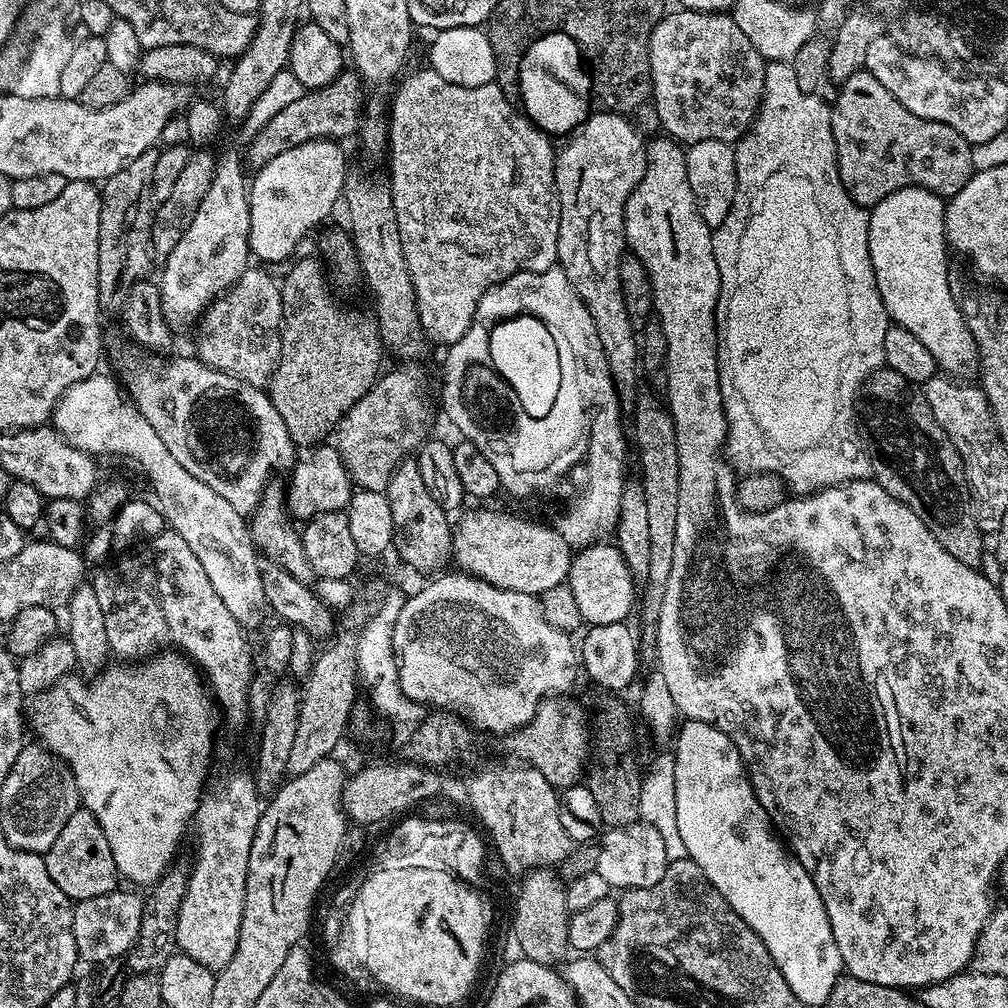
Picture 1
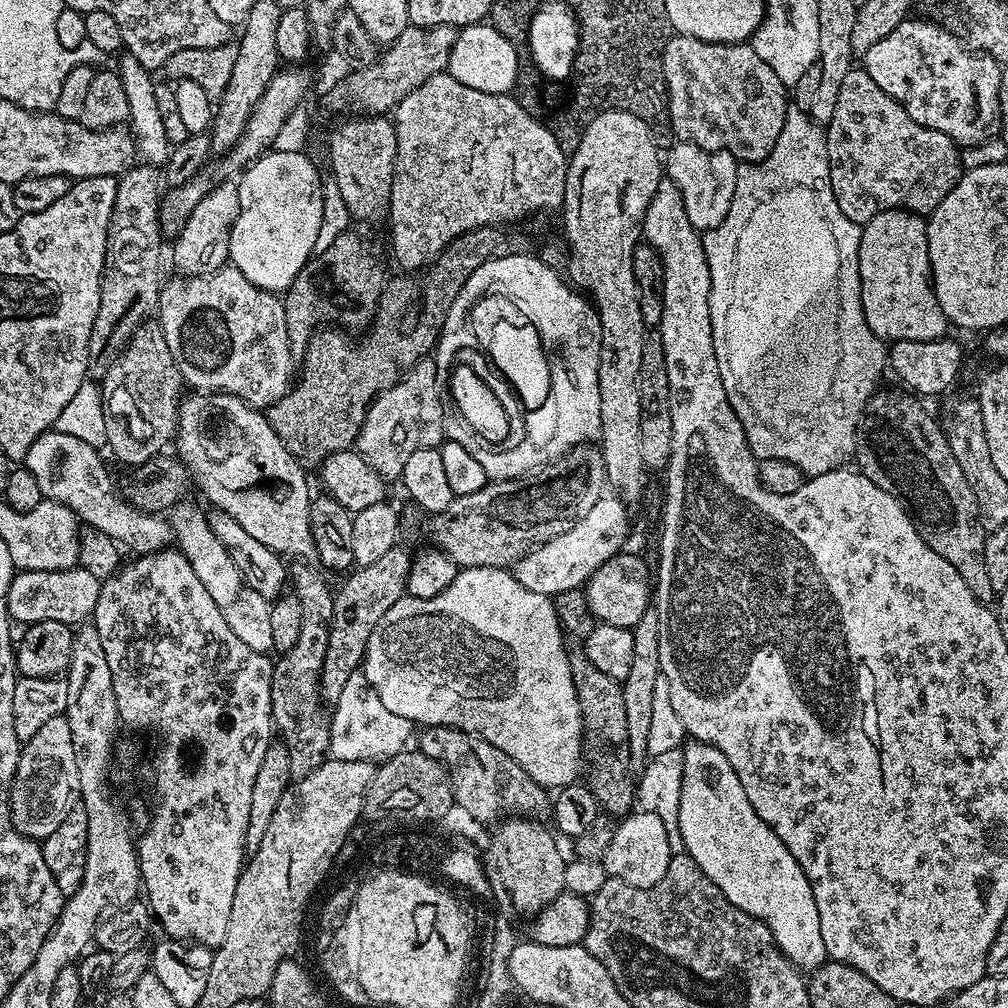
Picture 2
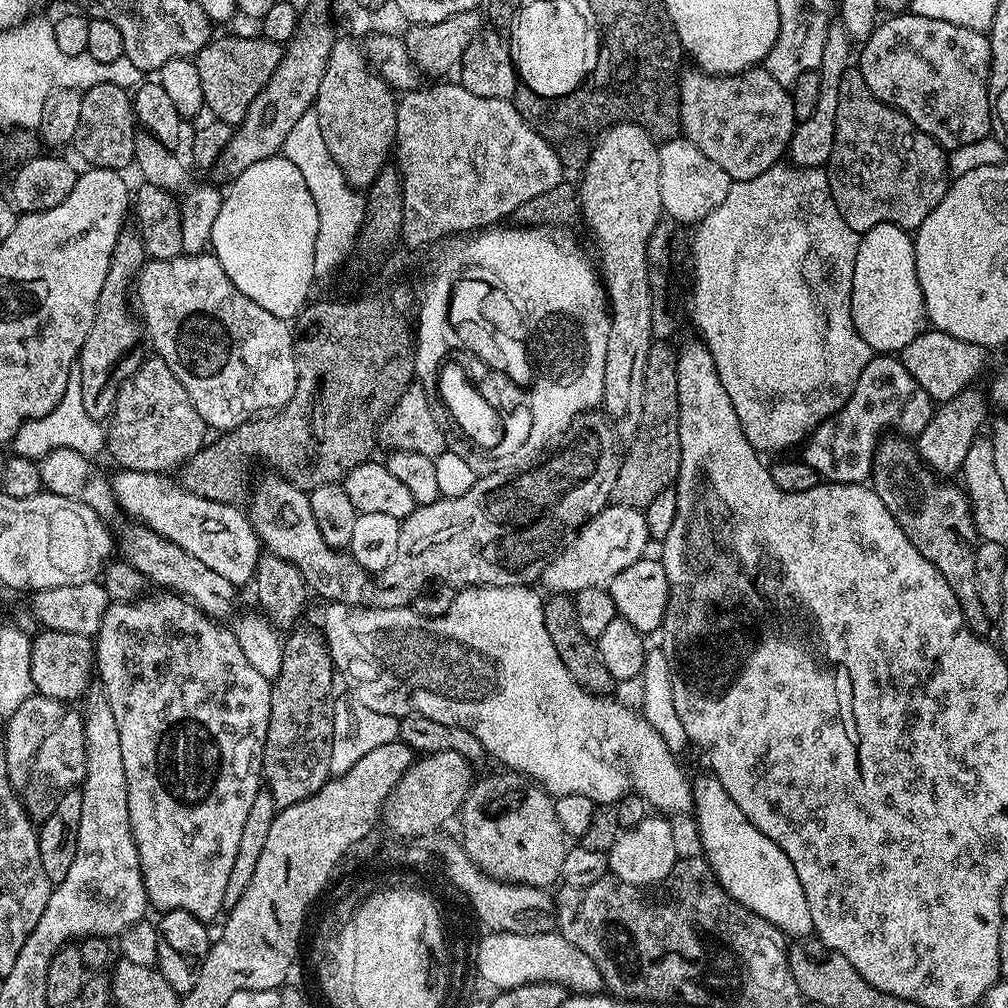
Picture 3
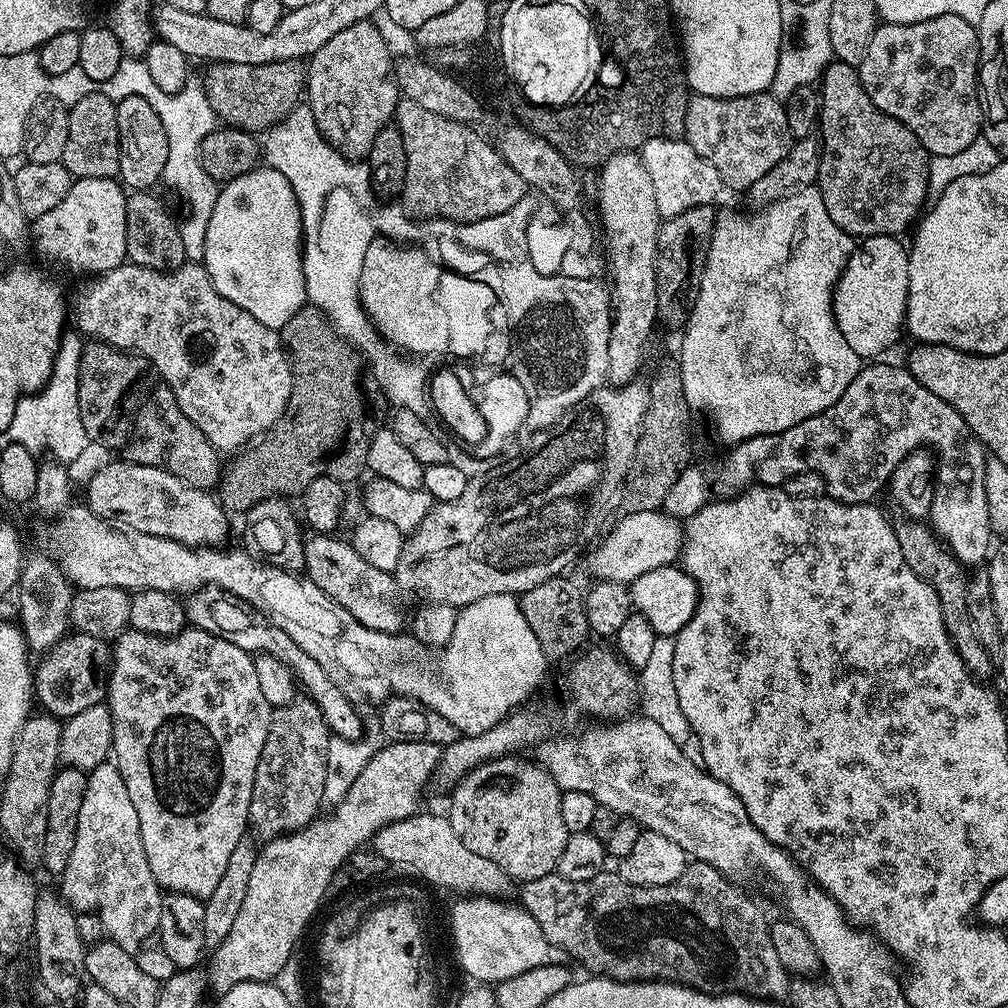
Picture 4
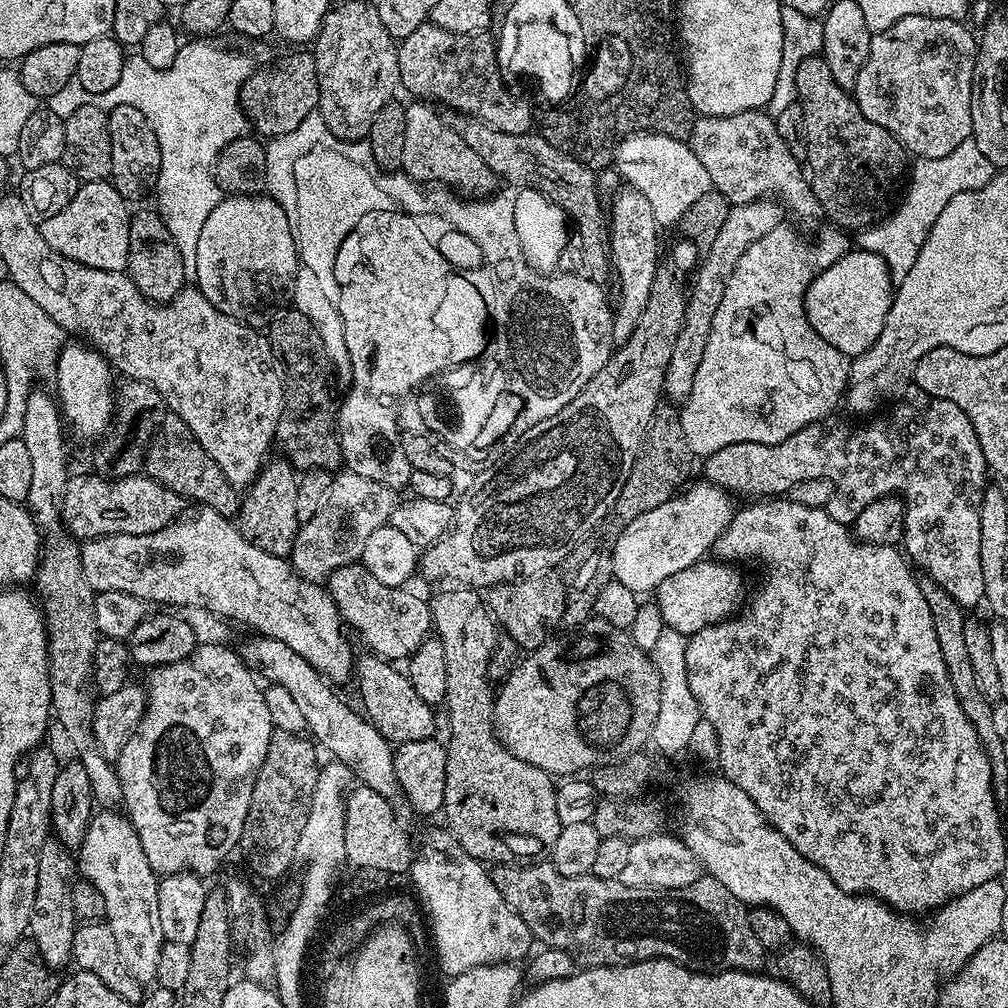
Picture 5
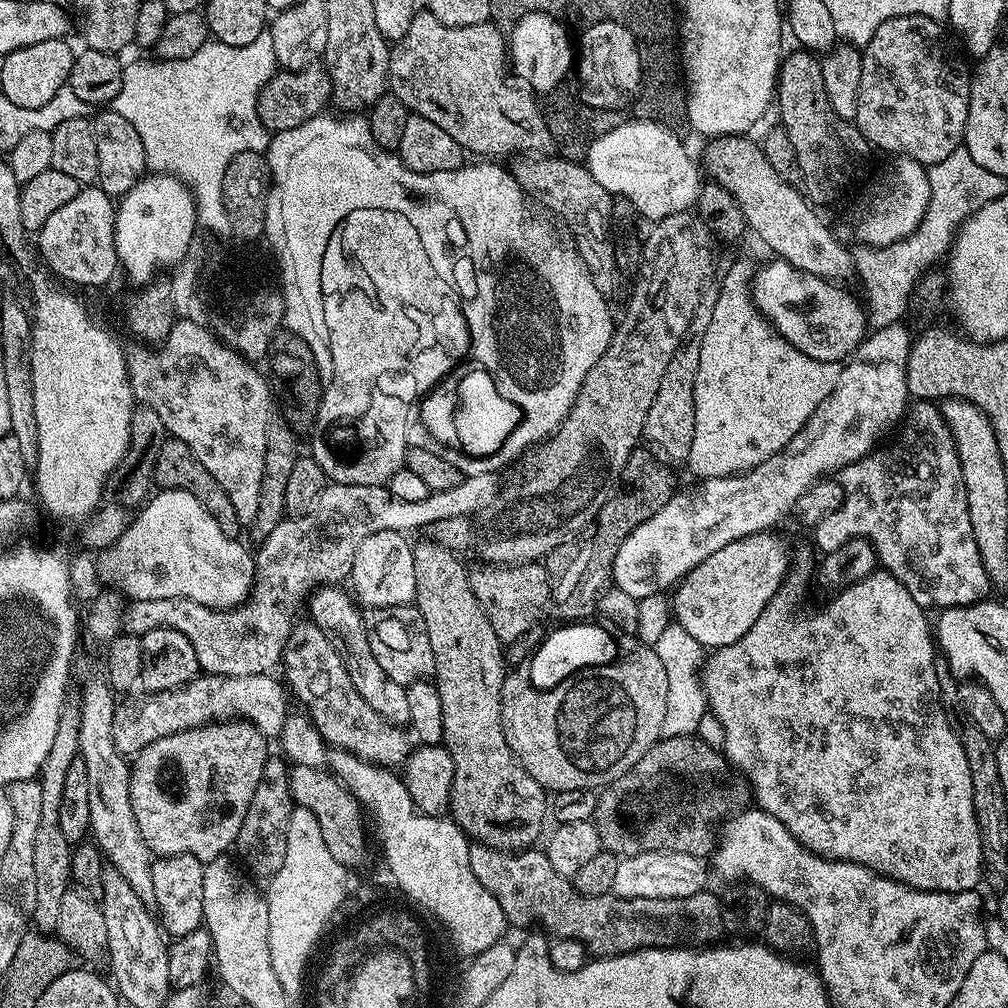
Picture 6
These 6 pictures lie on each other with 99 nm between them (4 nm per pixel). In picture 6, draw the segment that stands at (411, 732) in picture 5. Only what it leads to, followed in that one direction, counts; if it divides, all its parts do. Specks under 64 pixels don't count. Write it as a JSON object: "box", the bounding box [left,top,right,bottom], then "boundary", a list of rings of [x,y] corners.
{"box":[308,586,410,725],"boundary":[[[320,586],[313,591],[316,593],[308,600],[308,612],[312,615],[311,623],[321,628],[336,647],[342,671],[350,674],[354,690],[358,690],[358,694],[362,694],[362,698],[366,698],[366,702],[370,702],[370,706],[374,706],[374,710],[378,710],[378,714],[391,724],[407,725],[410,718],[408,688],[391,680],[386,670],[382,670],[378,658],[374,658],[374,650],[370,650],[369,625],[364,624],[365,613],[357,607],[353,597],[345,589],[344,593],[342,589],[340,586]]]}

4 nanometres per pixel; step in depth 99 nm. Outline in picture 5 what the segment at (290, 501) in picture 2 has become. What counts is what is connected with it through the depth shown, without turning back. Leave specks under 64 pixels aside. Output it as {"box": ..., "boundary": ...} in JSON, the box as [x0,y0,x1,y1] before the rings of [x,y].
{"box":[326,563,433,662],"boundary":[[[363,563],[347,564],[331,572],[326,581],[326,591],[336,604],[336,610],[340,614],[341,621],[349,629],[357,628],[361,638],[372,647],[369,649],[375,655],[389,662],[407,661],[408,657],[416,651],[416,647],[423,640],[429,639],[430,633],[433,631],[432,609],[427,599],[423,600],[422,597],[408,592],[407,587],[395,588],[378,582],[378,578],[374,578],[374,574],[370,574],[370,570],[366,570]]]}

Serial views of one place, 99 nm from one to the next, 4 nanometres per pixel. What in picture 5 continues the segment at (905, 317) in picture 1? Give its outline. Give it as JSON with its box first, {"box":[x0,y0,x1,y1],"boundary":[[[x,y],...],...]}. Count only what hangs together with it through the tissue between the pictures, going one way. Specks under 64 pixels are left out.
{"box":[804,250,894,358],"boundary":[[[850,250],[813,278],[811,286],[804,293],[804,313],[808,315],[808,325],[826,342],[830,342],[830,346],[846,357],[855,358],[878,342],[878,334],[882,334],[882,326],[886,326],[886,314],[892,305],[893,295],[894,279],[887,262],[878,253]]]}

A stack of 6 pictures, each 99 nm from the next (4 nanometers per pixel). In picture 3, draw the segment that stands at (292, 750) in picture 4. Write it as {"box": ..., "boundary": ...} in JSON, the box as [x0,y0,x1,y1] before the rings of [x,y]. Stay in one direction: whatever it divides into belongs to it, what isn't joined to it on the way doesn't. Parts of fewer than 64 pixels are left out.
{"box":[261,627,336,809],"boundary":[[[304,627],[293,629],[285,637],[282,668],[271,683],[270,726],[261,773],[279,809],[312,797],[331,777],[336,671],[323,633]]]}

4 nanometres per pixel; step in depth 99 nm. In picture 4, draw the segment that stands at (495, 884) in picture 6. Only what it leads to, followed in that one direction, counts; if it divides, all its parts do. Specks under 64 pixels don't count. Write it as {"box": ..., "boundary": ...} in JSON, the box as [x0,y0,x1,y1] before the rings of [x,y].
{"box":[519,860,790,1001],"boundary":[[[692,860],[682,870],[680,877],[674,882],[663,884],[662,886],[642,886],[641,884],[631,884],[623,876],[615,871],[605,870],[599,872],[594,878],[586,878],[586,882],[570,882],[566,878],[558,875],[543,876],[533,880],[523,881],[519,885],[519,903],[542,926],[542,934],[554,946],[558,946],[564,951],[565,957],[577,960],[584,968],[589,968],[591,975],[605,980],[621,980],[630,982],[631,980],[670,980],[673,984],[685,984],[687,988],[693,988],[699,992],[705,992],[711,996],[730,996],[739,994],[741,996],[755,996],[758,1000],[783,1001],[788,995],[788,982],[790,973],[787,968],[778,962],[778,954],[774,951],[774,942],[770,940],[770,920],[764,917],[764,912],[728,877],[723,876],[714,866],[710,866],[701,860]]]}

